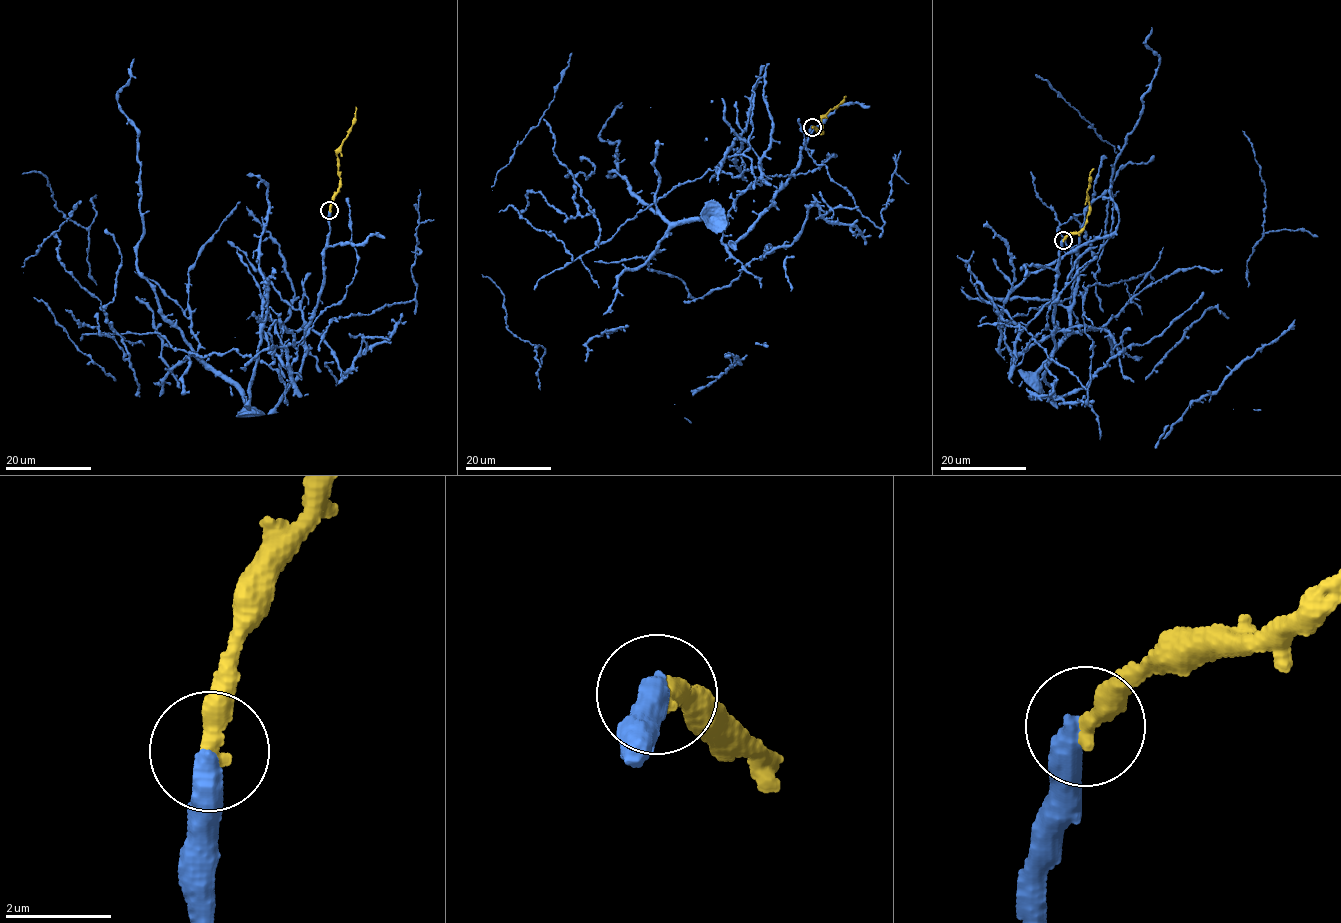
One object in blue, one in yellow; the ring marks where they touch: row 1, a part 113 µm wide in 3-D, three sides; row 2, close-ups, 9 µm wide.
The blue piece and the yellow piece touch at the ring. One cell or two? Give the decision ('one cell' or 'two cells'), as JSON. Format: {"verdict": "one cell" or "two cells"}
{"verdict": "one cell"}

